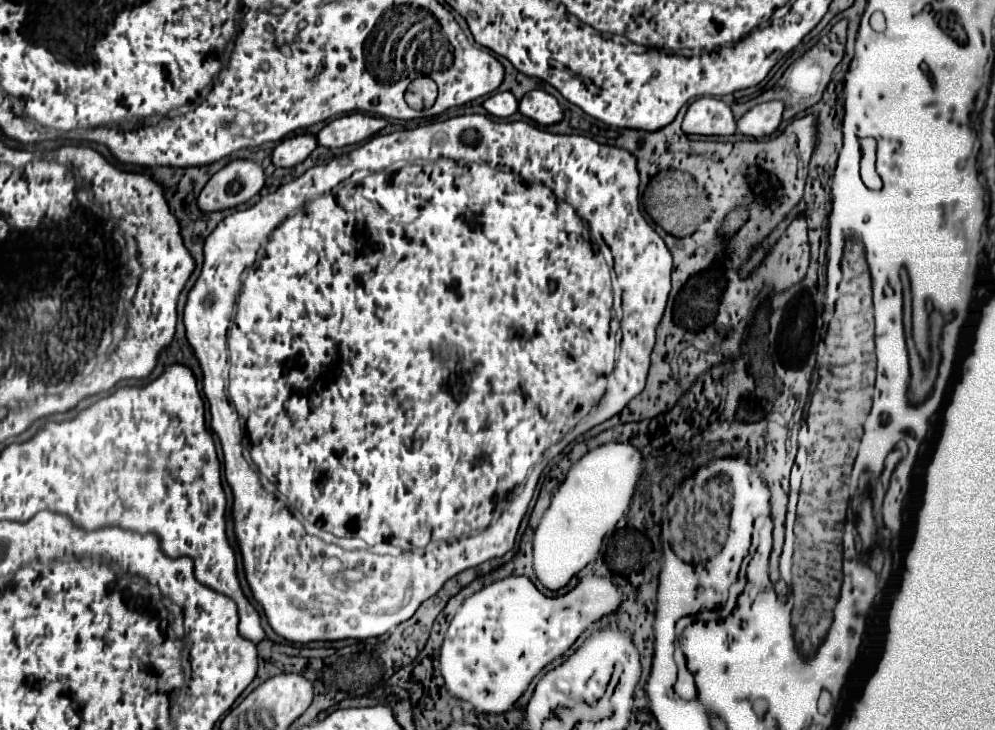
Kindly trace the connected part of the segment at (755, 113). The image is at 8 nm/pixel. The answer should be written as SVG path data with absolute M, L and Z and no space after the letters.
M768 101L752 107L740 121L738 121L738 131L742 135L762 139L772 135L782 121L782 111L784 111L784 101Z

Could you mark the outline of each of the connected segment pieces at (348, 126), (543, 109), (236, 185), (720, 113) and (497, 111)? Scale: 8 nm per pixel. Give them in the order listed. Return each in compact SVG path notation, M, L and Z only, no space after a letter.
M364 113L342 115L342 117L330 121L318 133L318 143L322 147L328 147L328 149L362 143L368 137L376 135L386 125L388 125L388 121L382 119L382 117L370 117L370 115L364 115Z
M536 89L536 91L530 91L522 97L520 101L520 113L530 117L534 123L540 126L556 125L564 119L564 111L562 107L558 105L558 101L542 91L542 89Z
M232 159L206 183L198 197L202 211L236 207L254 197L264 185L264 171L256 161Z
M700 97L694 101L682 121L682 129L688 135L734 135L736 121L730 107L716 97Z
M494 93L484 101L484 109L494 117L510 117L518 109L518 101L512 93Z

